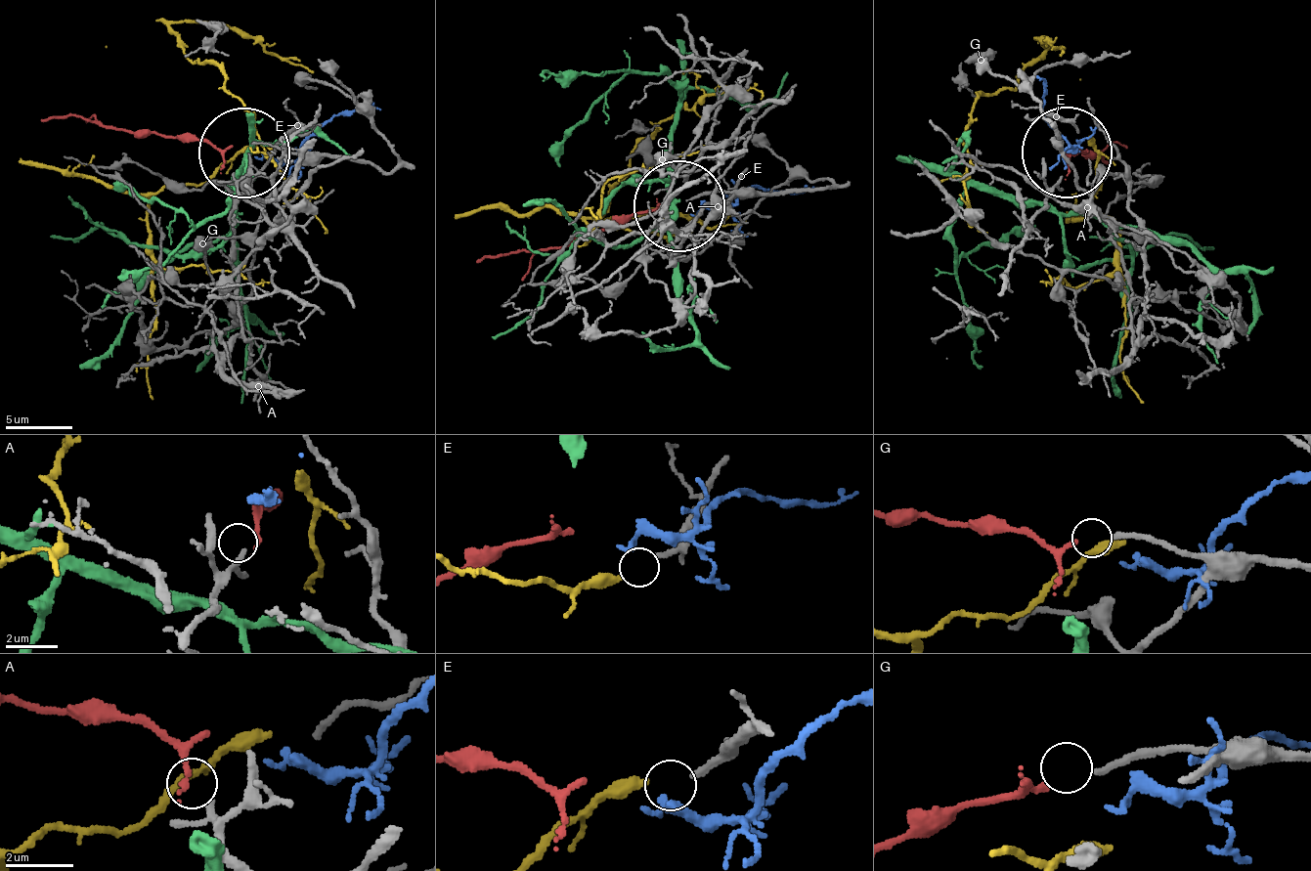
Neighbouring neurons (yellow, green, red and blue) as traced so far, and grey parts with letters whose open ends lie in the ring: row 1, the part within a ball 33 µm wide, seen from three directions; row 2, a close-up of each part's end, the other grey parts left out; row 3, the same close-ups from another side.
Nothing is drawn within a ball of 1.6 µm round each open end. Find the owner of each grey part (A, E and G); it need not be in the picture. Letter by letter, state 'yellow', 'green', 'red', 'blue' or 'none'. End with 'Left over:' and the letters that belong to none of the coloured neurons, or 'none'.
A: none
E: yellow
G: red
Left over: A

